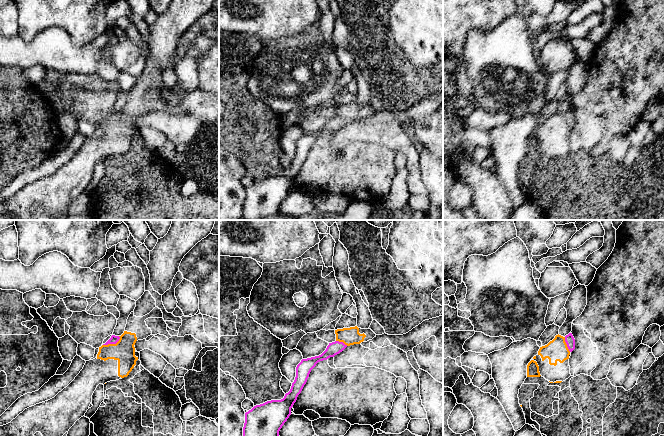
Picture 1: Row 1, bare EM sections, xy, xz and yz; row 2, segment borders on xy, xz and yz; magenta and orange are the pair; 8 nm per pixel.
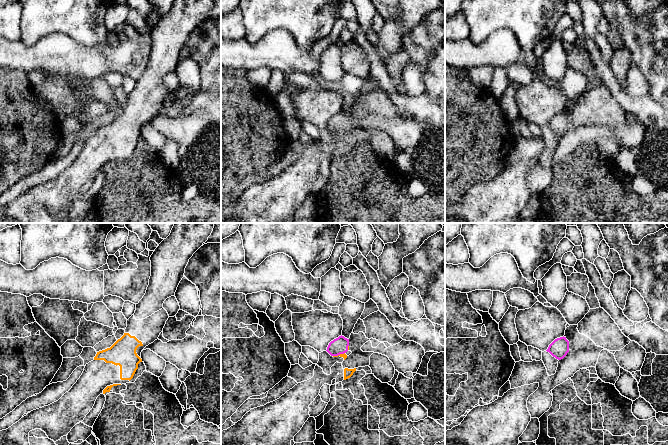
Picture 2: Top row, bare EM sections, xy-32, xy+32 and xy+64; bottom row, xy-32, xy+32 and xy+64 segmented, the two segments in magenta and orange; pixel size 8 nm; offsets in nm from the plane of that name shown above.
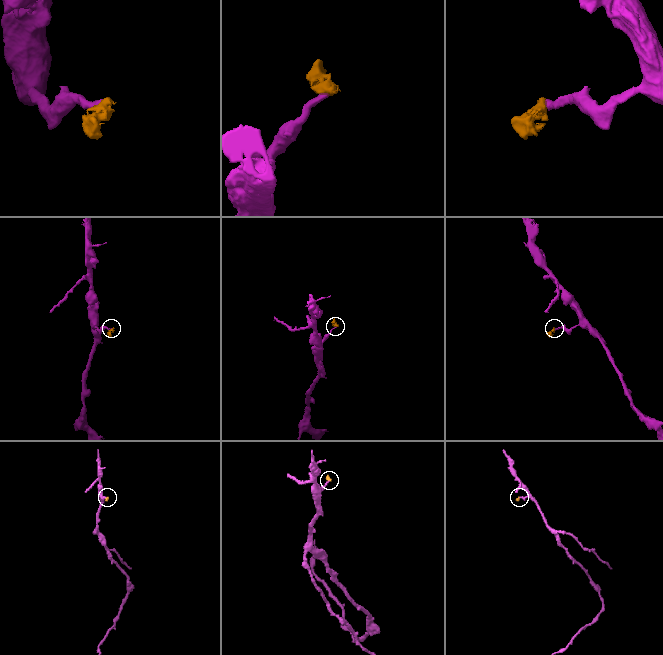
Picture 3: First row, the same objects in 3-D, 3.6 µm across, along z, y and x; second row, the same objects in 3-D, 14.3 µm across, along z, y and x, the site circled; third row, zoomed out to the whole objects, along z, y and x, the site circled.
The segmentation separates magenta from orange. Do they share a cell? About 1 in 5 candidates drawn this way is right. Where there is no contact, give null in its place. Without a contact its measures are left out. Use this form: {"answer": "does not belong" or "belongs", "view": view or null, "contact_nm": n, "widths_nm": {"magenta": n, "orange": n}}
{"answer": "does not belong", "view": "xy", "contact_nm": 160, "widths_nm": {"magenta": 70, "orange": 180}}

